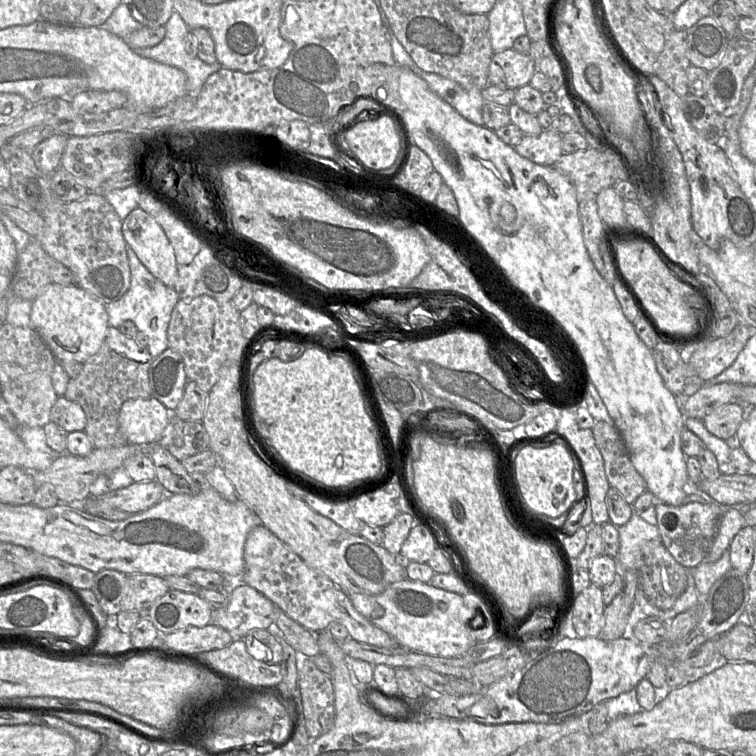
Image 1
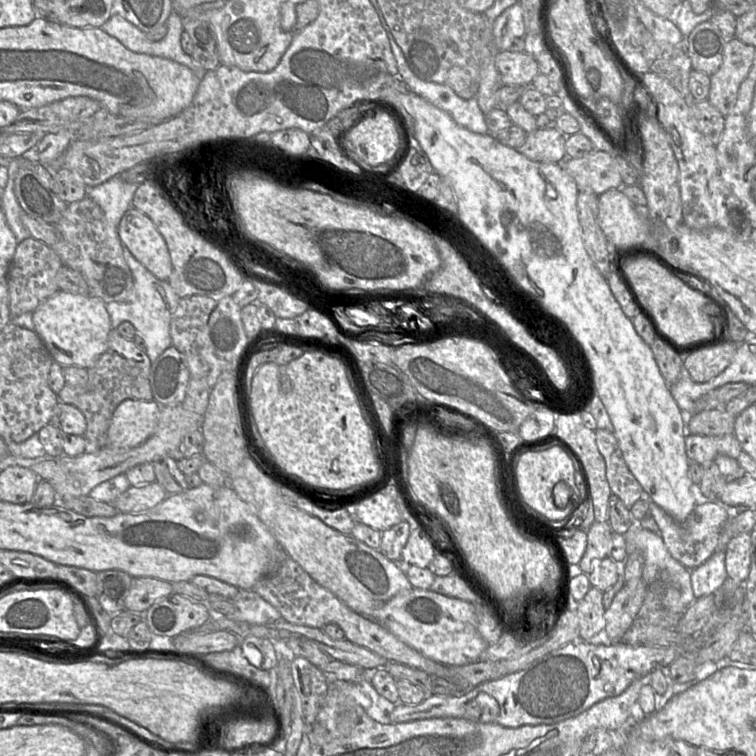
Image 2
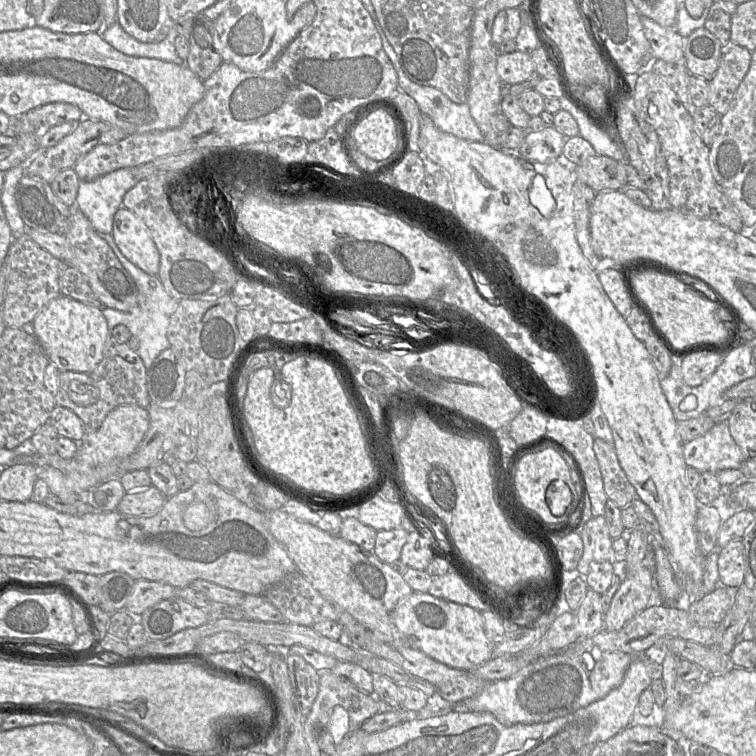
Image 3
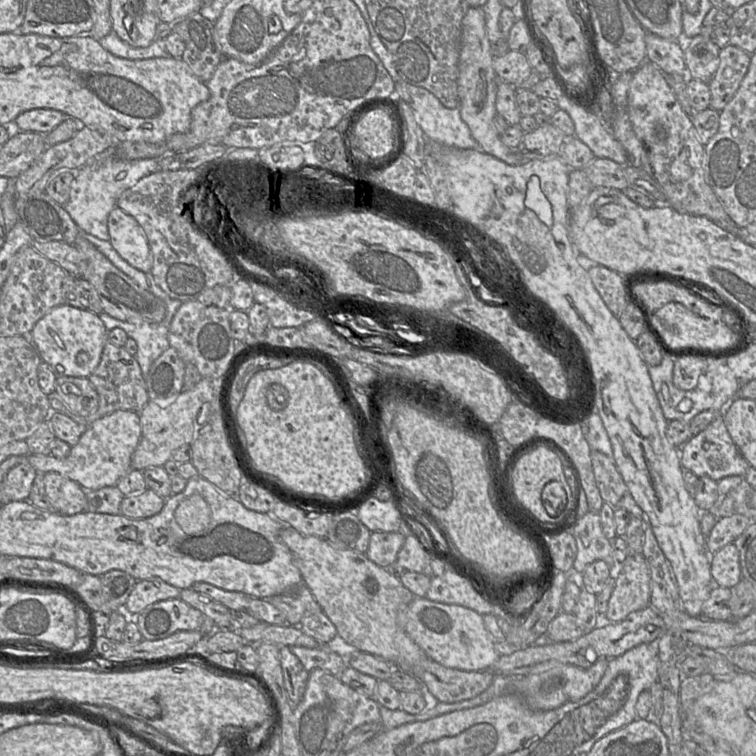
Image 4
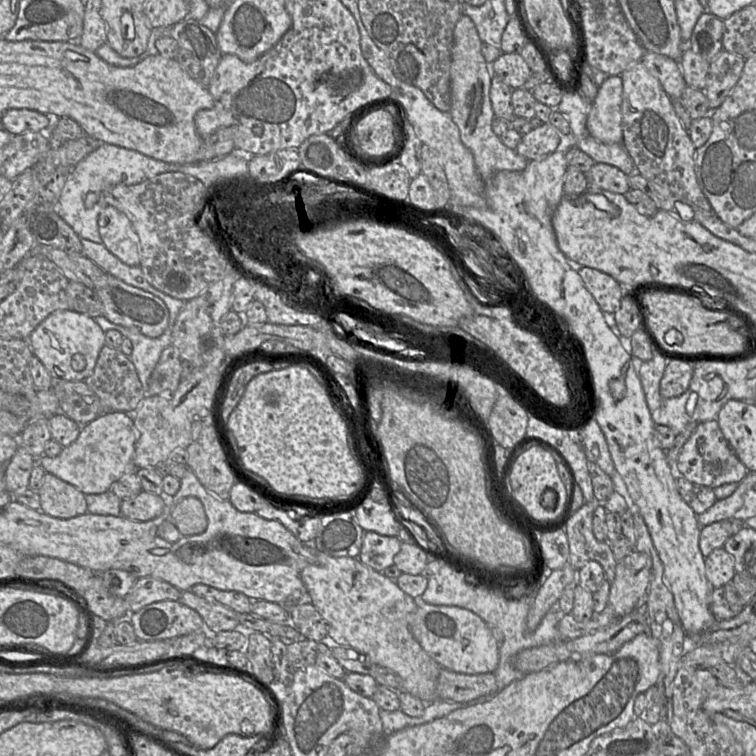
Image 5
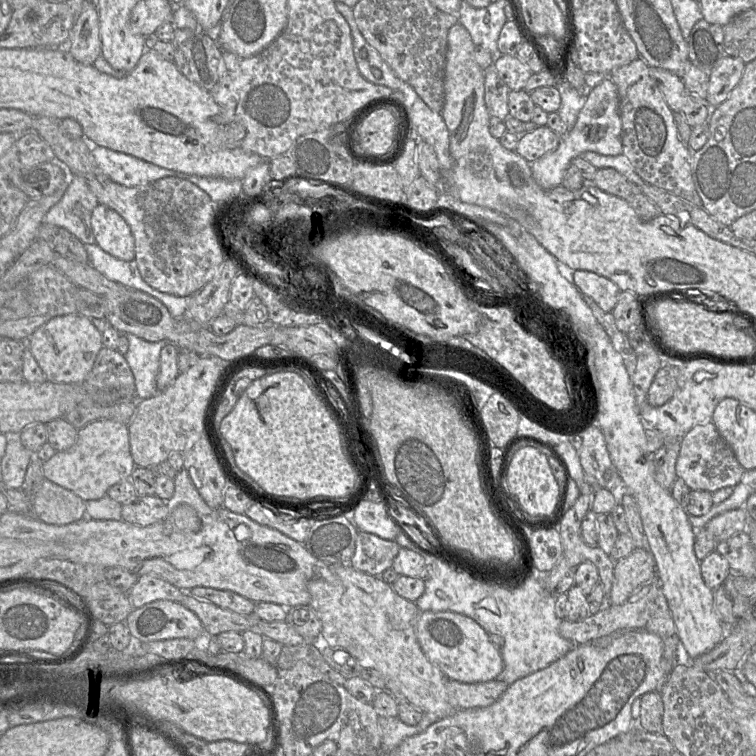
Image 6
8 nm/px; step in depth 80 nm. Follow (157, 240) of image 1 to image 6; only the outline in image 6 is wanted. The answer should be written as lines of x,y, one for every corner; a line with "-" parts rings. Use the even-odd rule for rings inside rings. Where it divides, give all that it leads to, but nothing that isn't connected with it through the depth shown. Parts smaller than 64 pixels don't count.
102,204
97,205
91,214
91,229
96,244
107,254
123,261
134,260
133,235
116,211

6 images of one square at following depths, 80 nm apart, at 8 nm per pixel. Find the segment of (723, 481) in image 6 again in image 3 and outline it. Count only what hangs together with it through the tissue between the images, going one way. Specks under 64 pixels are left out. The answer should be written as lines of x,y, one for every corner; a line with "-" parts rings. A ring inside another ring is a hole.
727,422
715,423
704,435
683,444
688,467
700,473
741,469
745,456
730,434

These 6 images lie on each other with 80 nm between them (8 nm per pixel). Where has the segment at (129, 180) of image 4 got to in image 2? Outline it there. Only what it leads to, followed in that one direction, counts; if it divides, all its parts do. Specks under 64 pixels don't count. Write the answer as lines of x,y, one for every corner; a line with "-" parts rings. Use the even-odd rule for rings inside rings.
115,176
93,187
88,187
87,196
103,210
106,219
118,227
124,213
132,206
138,183
129,183

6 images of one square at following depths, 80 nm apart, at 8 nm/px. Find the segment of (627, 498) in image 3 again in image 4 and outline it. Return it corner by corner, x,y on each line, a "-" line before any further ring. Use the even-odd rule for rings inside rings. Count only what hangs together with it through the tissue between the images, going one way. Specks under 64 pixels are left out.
591,450
590,457
595,481
603,501
618,507
618,502
628,492
628,487
614,459
597,450

